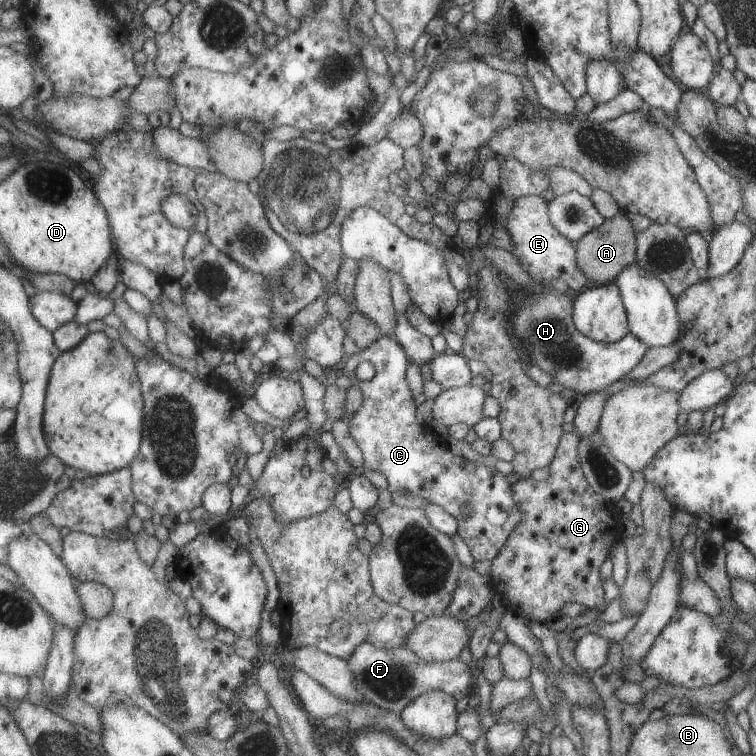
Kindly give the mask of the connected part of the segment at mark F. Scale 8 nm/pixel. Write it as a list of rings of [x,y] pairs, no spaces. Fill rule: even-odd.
[[[364,643],[348,662],[349,670],[353,670],[355,674],[357,690],[376,706],[399,714],[425,692],[437,690],[455,698],[469,693],[473,686],[471,665],[463,664],[459,658],[427,662],[406,647],[379,649],[370,643]]]

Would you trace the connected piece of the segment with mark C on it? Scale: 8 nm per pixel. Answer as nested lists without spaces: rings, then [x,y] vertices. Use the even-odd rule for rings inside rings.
[[[382,335],[369,348],[348,356],[343,374],[350,379],[353,386],[361,388],[364,395],[363,406],[357,410],[357,414],[349,420],[348,424],[350,434],[364,456],[363,466],[371,471],[382,473],[388,481],[387,490],[390,493],[406,492],[441,506],[447,514],[455,518],[457,534],[469,549],[473,561],[491,561],[503,547],[511,530],[515,529],[522,518],[522,514],[519,513],[519,508],[513,500],[513,494],[511,494],[511,483],[507,481],[507,476],[496,472],[493,465],[485,466],[482,462],[465,460],[465,458],[451,454],[449,448],[445,444],[441,444],[437,440],[437,436],[431,432],[431,427],[421,424],[417,420],[415,396],[407,382],[407,366],[410,363],[411,360],[405,348],[395,336]],[[364,360],[369,360],[374,365],[376,375],[371,380],[363,382],[357,378],[357,366]],[[467,506],[471,508],[469,514],[465,512]]]

